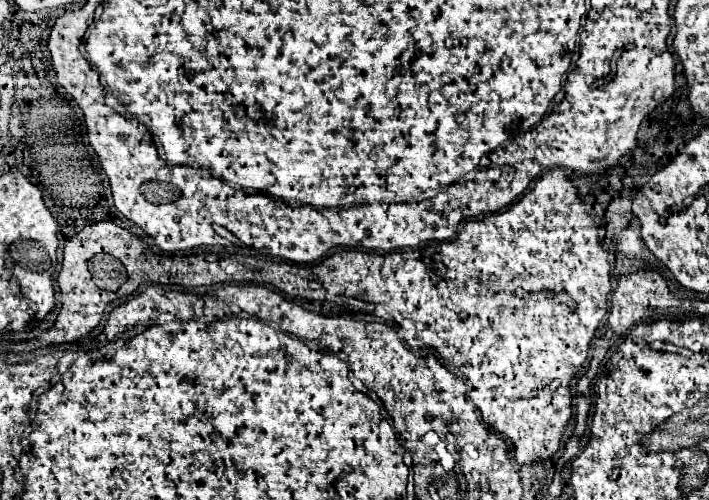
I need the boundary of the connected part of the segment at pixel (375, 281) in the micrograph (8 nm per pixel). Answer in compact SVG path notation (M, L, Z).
M553 169L537 179L535 187L517 203L507 207L507 211L491 213L485 219L467 221L453 240L437 241L435 244L437 246L431 263L425 263L422 251L417 249L393 251L385 255L341 249L325 257L315 267L302 269L300 265L229 253L163 255L155 253L145 245L145 241L111 221L91 223L65 243L63 267L57 277L61 311L53 327L43 331L37 341L13 343L14 353L29 352L53 343L71 343L85 337L99 325L103 311L111 301L131 295L141 283L197 287L235 283L237 275L237 283L273 283L289 297L341 303L341 295L347 295L375 303L375 315L379 319L395 321L403 329L399 333L411 349L437 349L439 357L447 361L447 365L453 365L455 371L463 371L471 387L471 401L479 407L487 425L513 441L515 461L519 467L531 465L543 457L553 457L559 449L565 425L571 419L569 381L587 359L589 341L607 313L607 293L611 289L609 261L605 249L599 245L595 221L581 205L577 189L567 179L567 173L563 169Z

